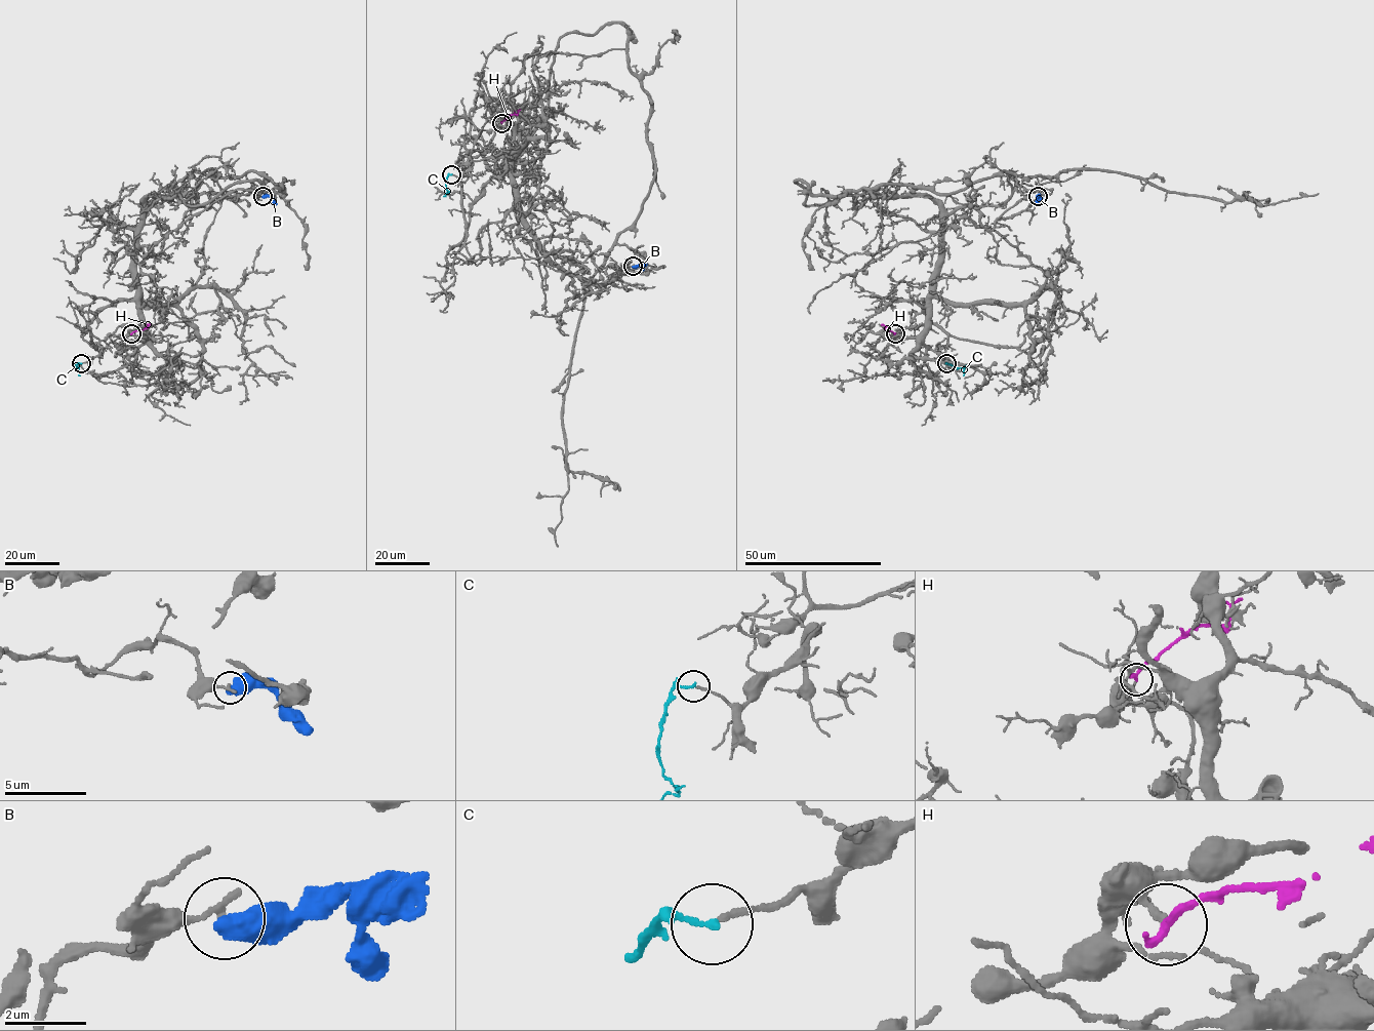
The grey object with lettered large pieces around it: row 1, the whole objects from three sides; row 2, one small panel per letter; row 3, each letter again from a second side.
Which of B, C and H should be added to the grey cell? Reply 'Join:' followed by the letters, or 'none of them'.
Join: C

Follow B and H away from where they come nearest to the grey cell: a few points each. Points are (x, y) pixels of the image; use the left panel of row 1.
B: (263, 197), (269, 197), (276, 204)
H: (132, 332), (150, 324)

